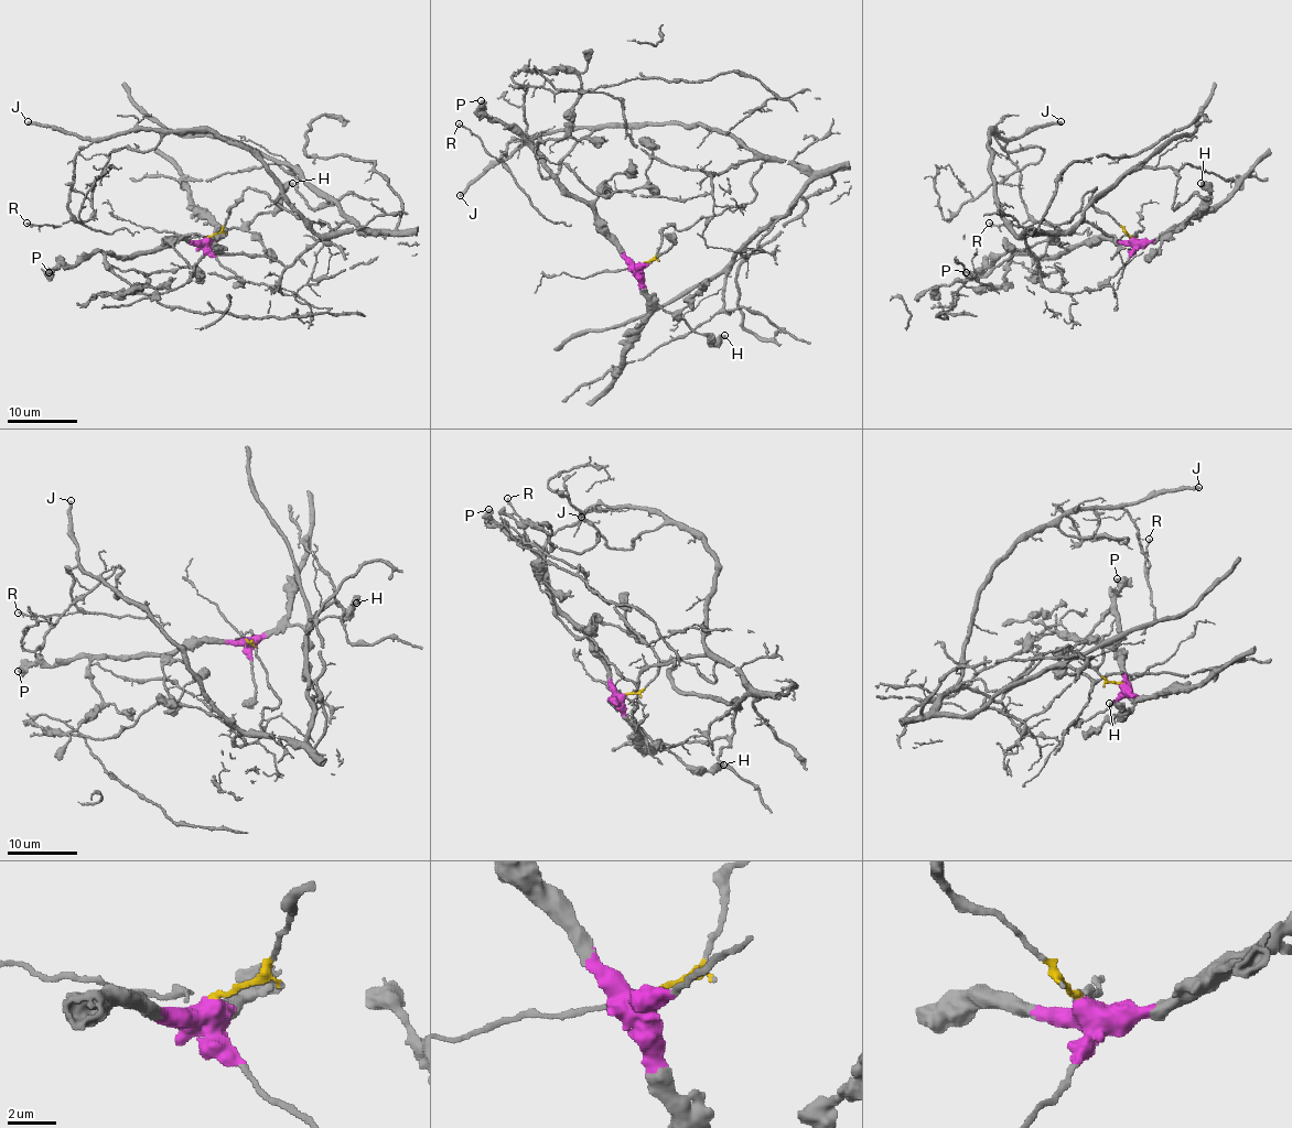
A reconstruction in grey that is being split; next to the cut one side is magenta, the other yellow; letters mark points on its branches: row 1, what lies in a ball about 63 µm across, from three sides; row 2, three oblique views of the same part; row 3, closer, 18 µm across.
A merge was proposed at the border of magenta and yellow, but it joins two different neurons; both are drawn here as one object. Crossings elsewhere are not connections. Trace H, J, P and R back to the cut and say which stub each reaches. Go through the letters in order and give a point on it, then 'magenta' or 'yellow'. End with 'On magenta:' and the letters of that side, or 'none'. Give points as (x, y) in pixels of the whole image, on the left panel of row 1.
H: at (292, 183); magenta
J: at (28, 121); yellow
P: at (49, 272); magenta
R: at (27, 223); yellow
On magenta: H, P

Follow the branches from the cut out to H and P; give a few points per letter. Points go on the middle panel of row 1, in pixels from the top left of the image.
H: (639, 266), (642, 286), (664, 310), (676, 313), (713, 343), (725, 336)
P: (639, 266), (626, 256), (601, 218), (552, 175), (541, 155), (505, 125), (493, 119), (481, 100)

